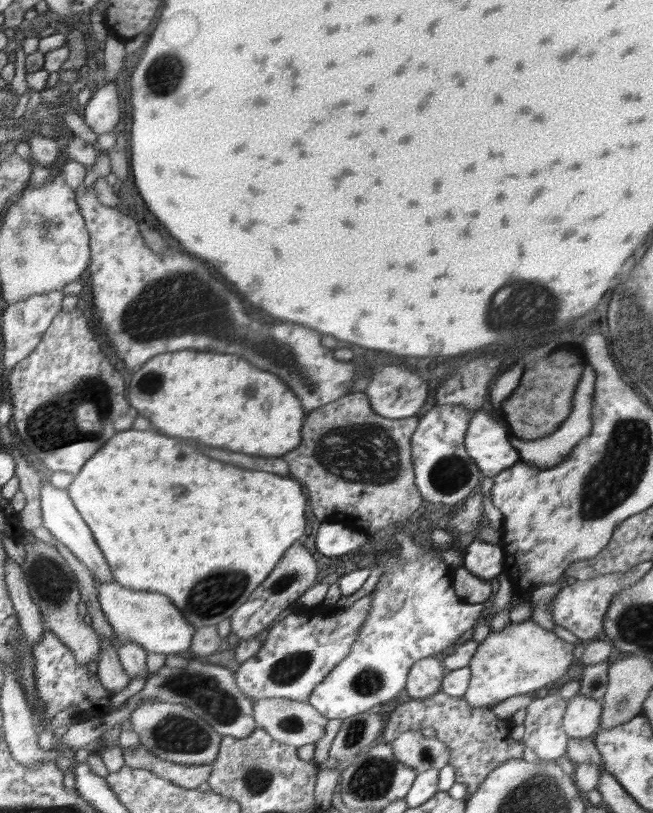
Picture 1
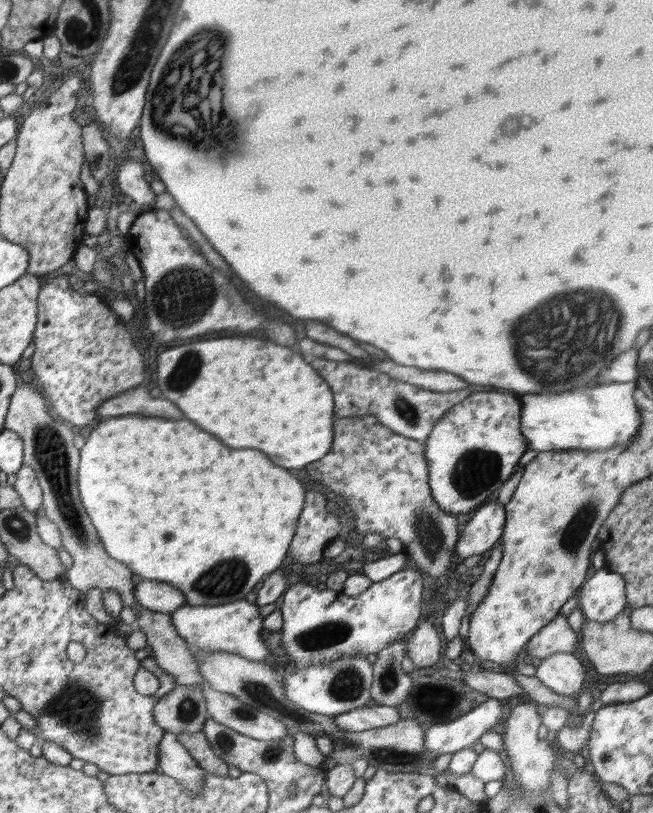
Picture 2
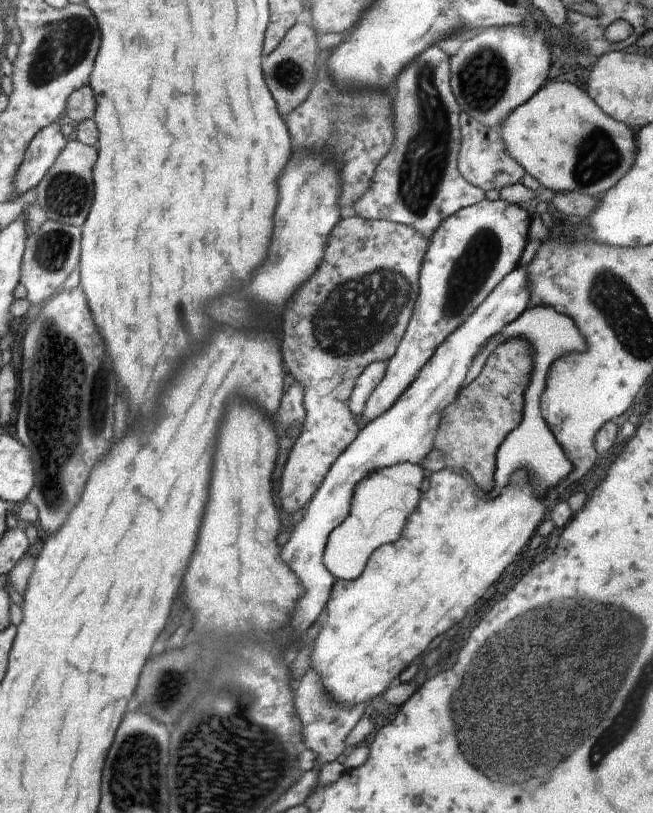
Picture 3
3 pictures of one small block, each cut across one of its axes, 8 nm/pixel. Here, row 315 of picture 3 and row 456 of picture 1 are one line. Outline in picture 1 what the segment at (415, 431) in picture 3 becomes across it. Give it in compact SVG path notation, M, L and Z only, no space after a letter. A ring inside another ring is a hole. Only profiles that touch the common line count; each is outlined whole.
M480 409L468 424L464 447L483 476L494 477L520 461L518 451L510 445L511 438L502 421Z

